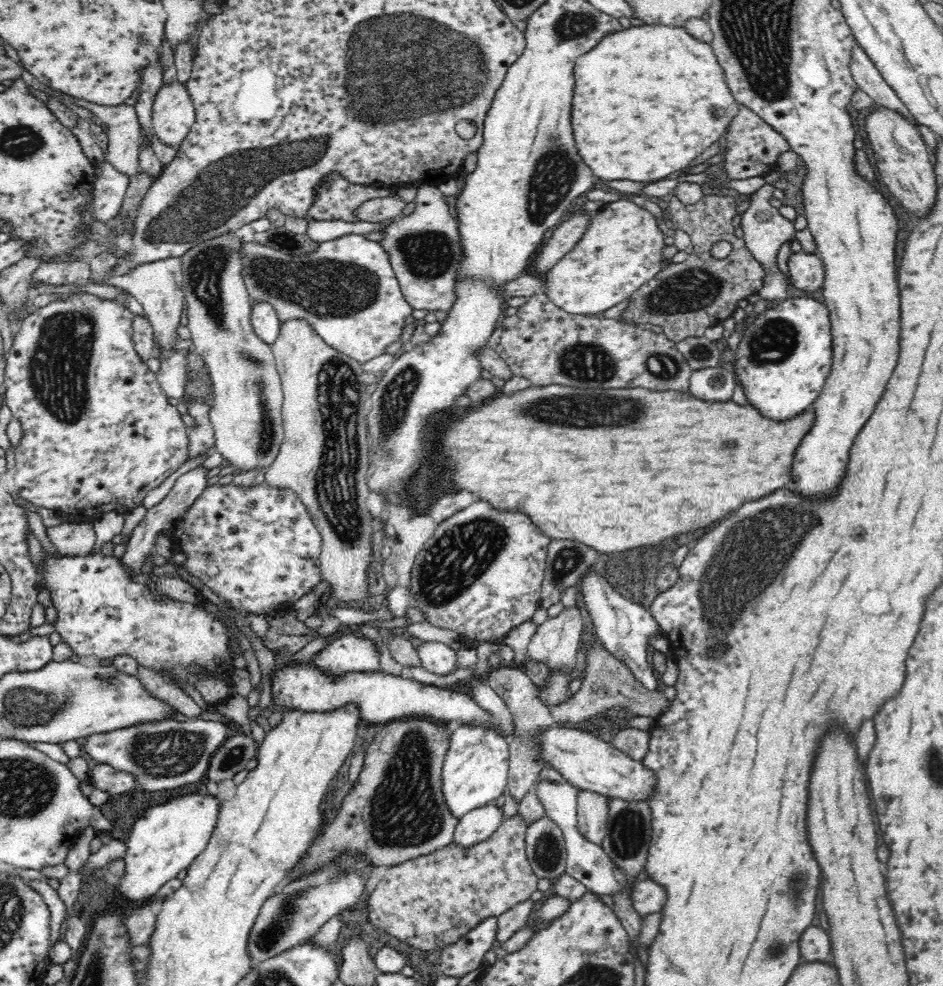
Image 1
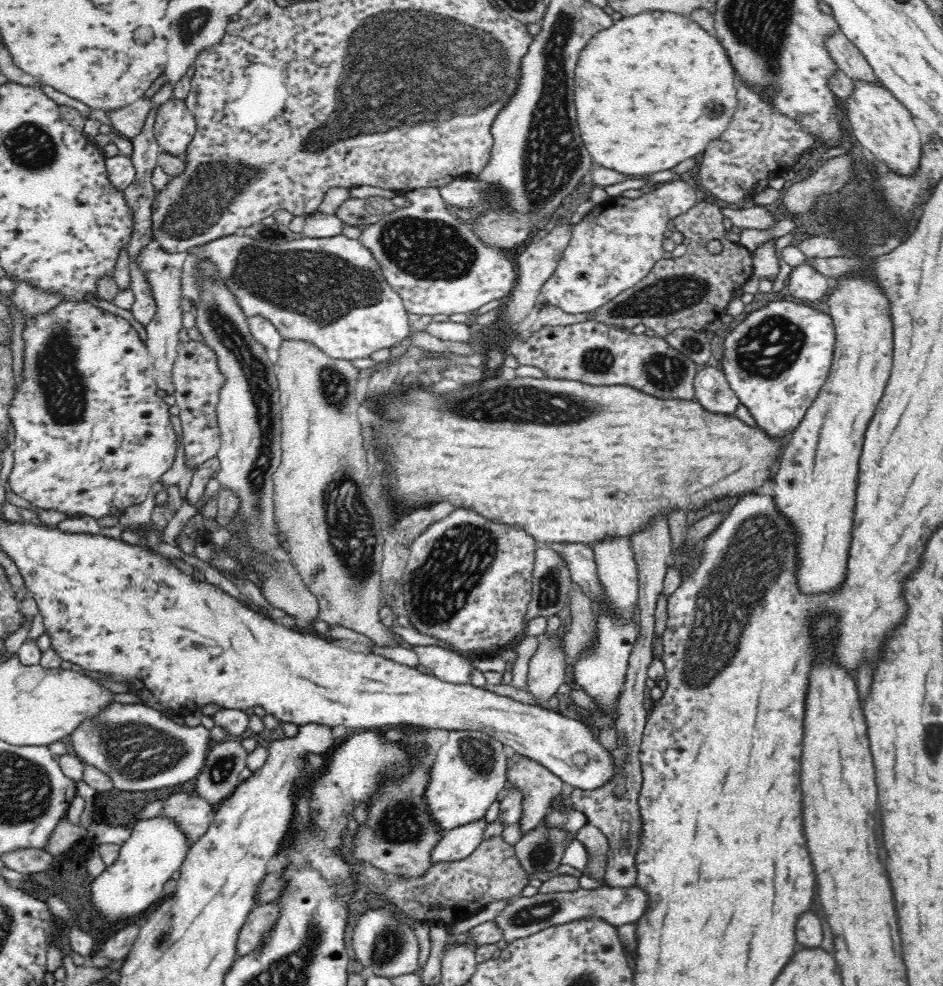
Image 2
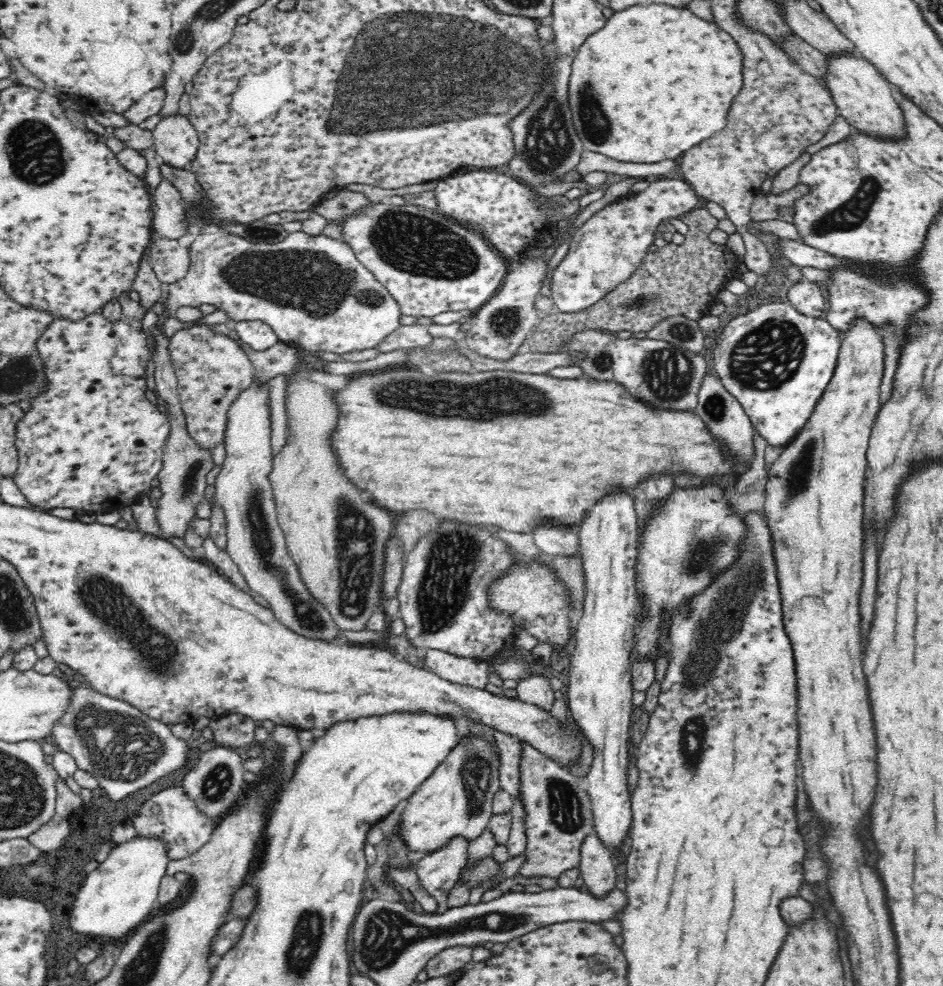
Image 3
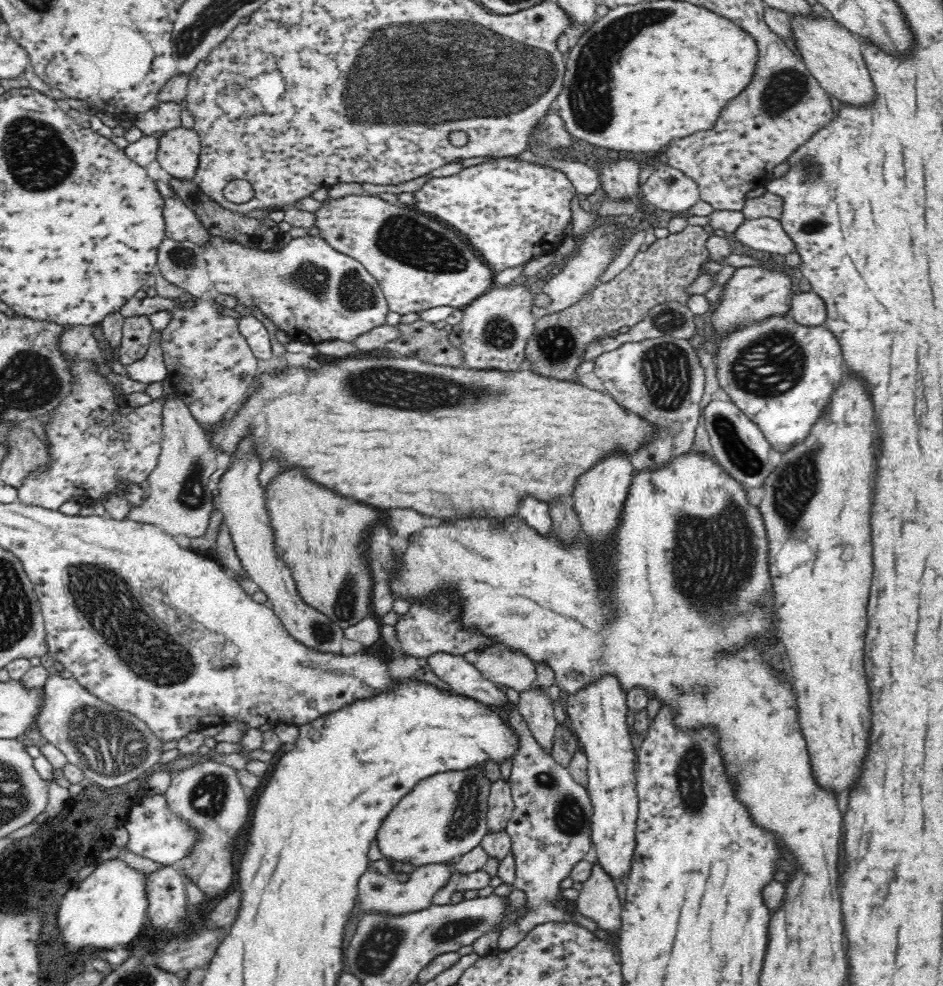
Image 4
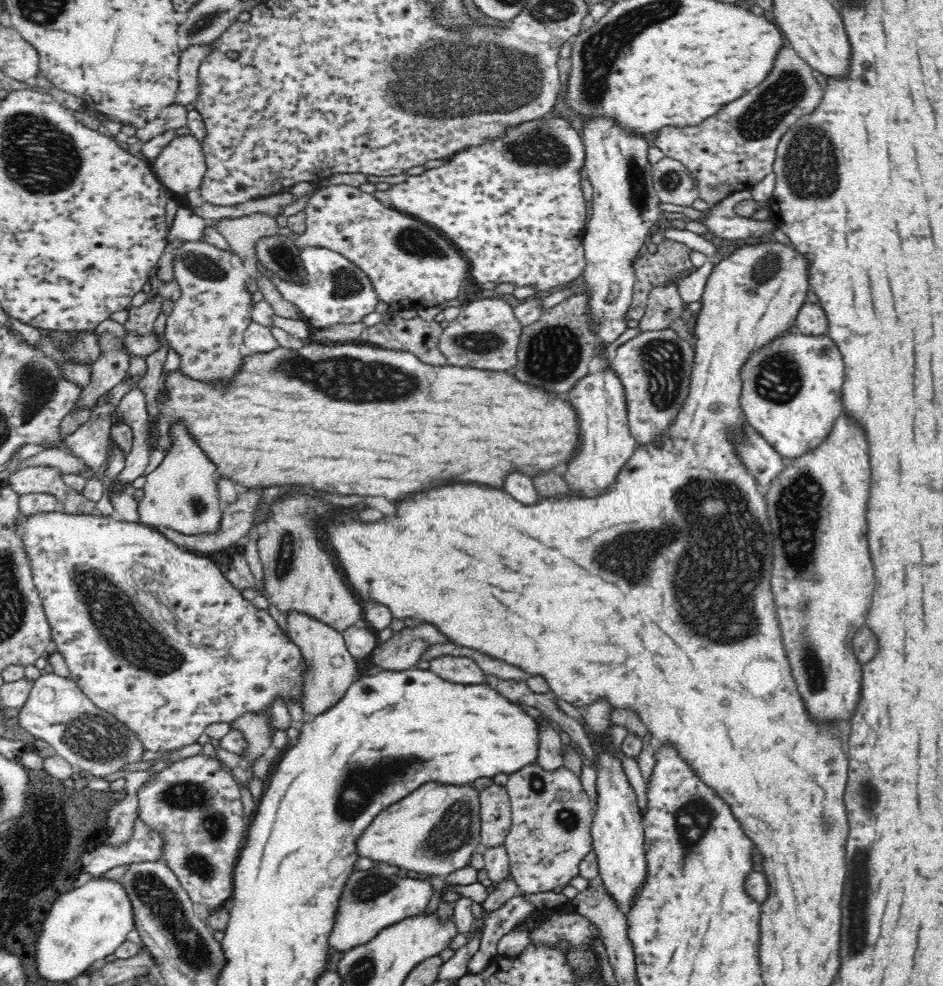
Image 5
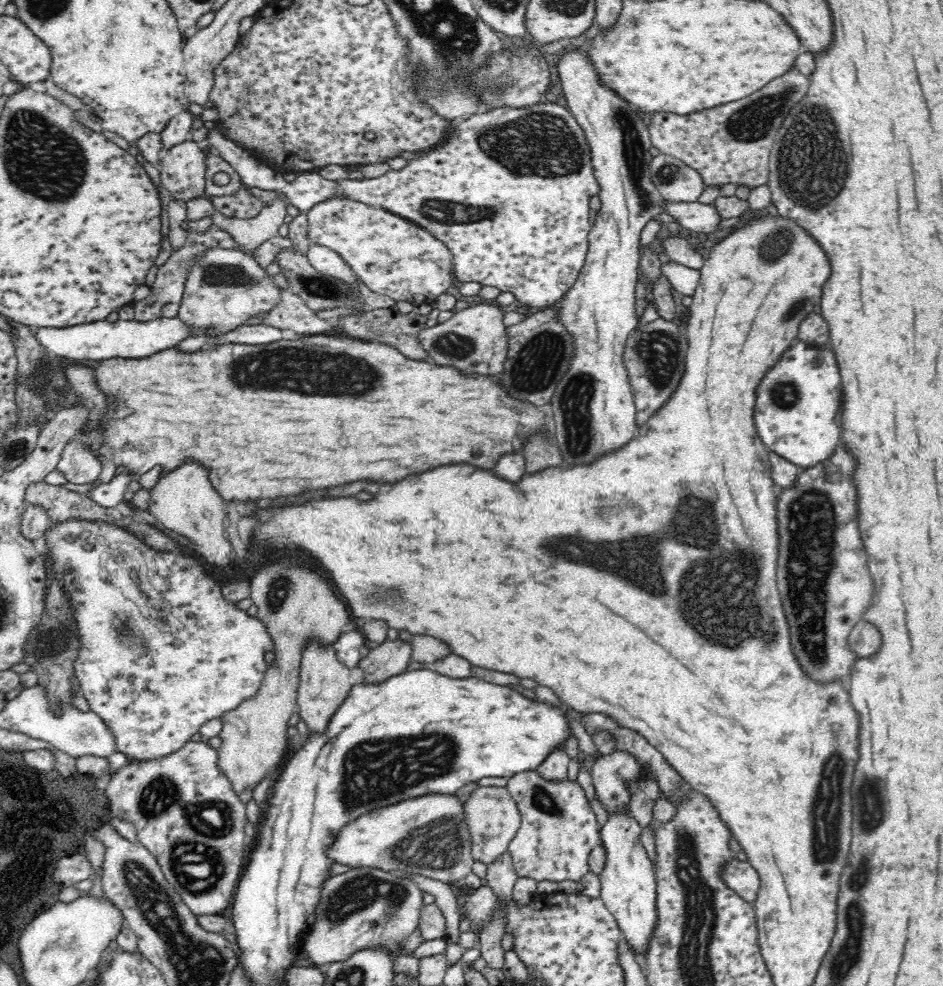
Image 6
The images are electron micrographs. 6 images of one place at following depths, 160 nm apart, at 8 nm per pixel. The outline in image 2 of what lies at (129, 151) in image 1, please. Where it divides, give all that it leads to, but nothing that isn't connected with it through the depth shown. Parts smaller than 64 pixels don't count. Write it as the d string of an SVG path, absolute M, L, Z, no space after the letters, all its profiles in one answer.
M146 96L127 107L111 110L108 113L115 130L127 138L133 138L142 130L151 108L152 96Z

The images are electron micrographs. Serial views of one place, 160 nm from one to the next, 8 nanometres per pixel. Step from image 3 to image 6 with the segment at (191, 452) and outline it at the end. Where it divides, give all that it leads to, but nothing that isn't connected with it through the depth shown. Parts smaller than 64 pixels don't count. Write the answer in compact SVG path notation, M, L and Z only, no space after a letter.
M188 461L187 463L181 464L176 470L165 474L164 478L160 478L160 482L158 482L158 484L154 486L154 490L149 493L149 512L152 516L155 516L155 518L160 520L160 522L170 528L170 530L174 530L174 532L177 532L180 536L187 538L194 552L202 556L200 560L204 560L204 562L208 562L208 564L214 564L219 568L226 568L234 564L234 549L226 533L227 515L222 512L224 499L218 495L218 492L209 480L208 470L204 469L200 463Z

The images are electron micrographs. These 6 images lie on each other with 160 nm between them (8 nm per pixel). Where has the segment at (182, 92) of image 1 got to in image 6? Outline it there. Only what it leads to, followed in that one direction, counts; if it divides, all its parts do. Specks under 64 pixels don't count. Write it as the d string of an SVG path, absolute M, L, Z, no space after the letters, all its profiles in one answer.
M191 139L165 151L158 168L161 182L173 200L186 202L204 195L206 159Z

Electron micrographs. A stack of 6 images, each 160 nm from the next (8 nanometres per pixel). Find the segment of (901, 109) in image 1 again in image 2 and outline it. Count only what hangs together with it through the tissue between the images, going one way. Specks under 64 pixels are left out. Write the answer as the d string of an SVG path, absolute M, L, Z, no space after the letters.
M841 30L824 36L824 45L836 68L844 71L851 79L857 78L858 80L869 80L874 84L880 83L865 56Z

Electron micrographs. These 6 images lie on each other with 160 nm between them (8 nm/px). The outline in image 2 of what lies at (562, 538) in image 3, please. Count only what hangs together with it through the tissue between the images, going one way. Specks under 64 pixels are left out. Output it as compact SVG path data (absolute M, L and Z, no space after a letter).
M557 542L556 553L566 561L573 582L594 601L602 596L592 546L583 542Z

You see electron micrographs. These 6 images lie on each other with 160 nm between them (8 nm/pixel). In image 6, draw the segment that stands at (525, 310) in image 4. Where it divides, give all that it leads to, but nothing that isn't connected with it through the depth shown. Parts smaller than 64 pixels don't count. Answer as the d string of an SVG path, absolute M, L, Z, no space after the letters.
M480 303L454 313L450 319L416 334L430 363L454 367L467 376L493 376L502 373L507 362L508 337L500 307Z

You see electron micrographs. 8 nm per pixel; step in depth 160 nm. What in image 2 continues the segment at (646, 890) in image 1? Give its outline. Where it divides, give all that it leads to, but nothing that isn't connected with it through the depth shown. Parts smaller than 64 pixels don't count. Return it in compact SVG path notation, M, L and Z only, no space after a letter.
M602 886L591 890L574 890L573 892L538 893L531 898L514 897L490 923L496 923L498 931L502 931L502 940L512 942L520 938L536 934L549 926L563 925L580 919L600 919L612 926L636 922L648 906L648 896L638 888L612 888Z

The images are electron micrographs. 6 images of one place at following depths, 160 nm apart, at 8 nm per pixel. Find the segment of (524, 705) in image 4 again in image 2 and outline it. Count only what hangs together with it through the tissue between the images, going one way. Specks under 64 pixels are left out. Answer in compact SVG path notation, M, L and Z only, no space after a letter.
M544 634L540 635L535 651L529 662L526 690L532 695L534 704L544 706L555 696L558 687L564 684L568 658L562 651L562 641L556 635L550 639Z

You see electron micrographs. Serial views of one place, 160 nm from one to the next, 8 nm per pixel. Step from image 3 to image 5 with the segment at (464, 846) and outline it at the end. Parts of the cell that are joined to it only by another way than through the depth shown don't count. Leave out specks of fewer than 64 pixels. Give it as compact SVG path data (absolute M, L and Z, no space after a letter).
M375 868L352 872L344 882L344 889L336 908L334 926L328 936L328 947L338 952L346 952L370 942L383 928L396 924L405 918L420 916L424 913L434 893L426 879L390 876L374 880Z

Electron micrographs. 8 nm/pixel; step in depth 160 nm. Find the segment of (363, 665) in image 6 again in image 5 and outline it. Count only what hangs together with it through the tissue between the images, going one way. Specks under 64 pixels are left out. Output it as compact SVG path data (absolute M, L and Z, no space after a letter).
M420 624L418 628L404 628L388 640L379 642L371 652L371 662L384 671L405 671L416 668L428 644L448 642L432 624Z

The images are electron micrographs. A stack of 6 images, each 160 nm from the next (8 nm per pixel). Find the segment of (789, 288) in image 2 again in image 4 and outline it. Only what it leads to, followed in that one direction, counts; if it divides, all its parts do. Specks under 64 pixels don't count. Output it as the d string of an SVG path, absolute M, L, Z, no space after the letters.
M814 291L800 292L791 298L790 314L796 323L815 327L825 324L827 310L824 301Z

